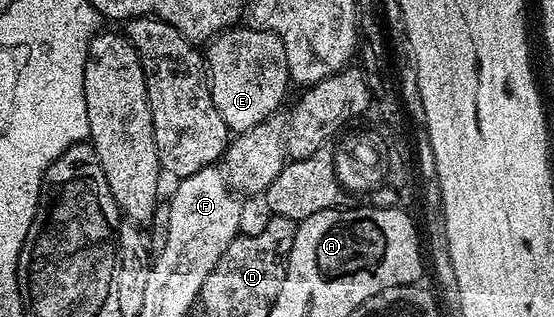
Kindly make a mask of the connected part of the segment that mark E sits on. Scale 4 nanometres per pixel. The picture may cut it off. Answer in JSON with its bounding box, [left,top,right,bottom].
[204,27,291,135]

